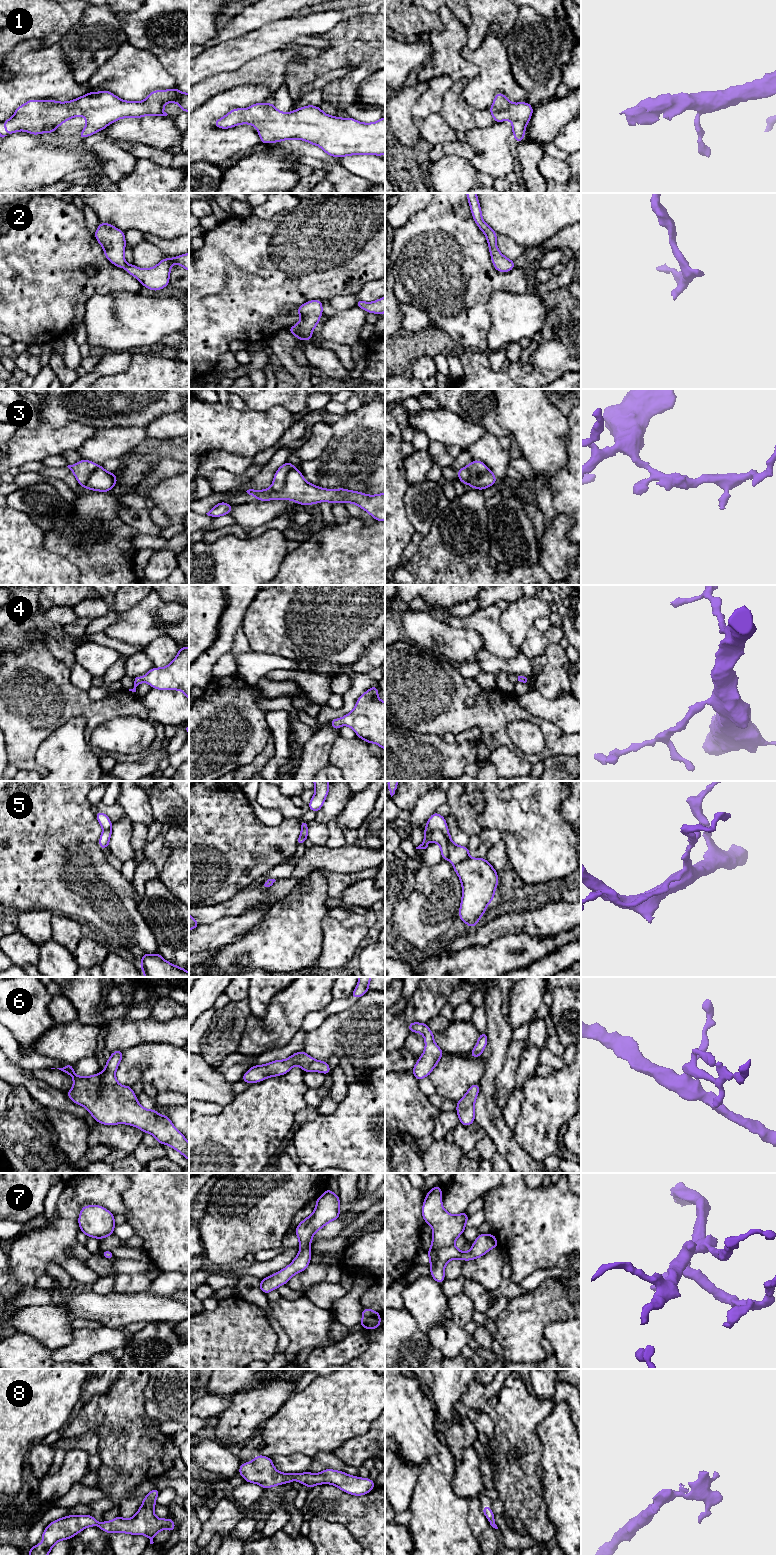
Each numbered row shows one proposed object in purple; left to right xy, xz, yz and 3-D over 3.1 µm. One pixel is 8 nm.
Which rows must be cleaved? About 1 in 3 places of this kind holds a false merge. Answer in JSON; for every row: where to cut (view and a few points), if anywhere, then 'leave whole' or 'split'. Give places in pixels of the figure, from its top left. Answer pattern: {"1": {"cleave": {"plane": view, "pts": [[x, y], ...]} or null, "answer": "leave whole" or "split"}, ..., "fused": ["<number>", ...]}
{"1": {"cleave": null, "answer": "leave whole"}, "2": {"cleave": null, "answer": "leave whole"}, "3": {"cleave": {"plane": "xz", "pts": [[295, 468], [288, 473], [285, 485], [280, 490], [268, 489]]}, "answer": "split"}, "4": {"cleave": null, "answer": "leave whole"}, "5": {"cleave": {"plane": "yz", "pts": [[435, 828], [438, 828], [445, 836], [448, 858]]}, "answer": "split"}, "6": {"cleave": null, "answer": "leave whole"}, "7": {"cleave": null, "answer": "leave whole"}, "8": {"cleave": null, "answer": "leave whole"}, "fused": ["3", "5"]}

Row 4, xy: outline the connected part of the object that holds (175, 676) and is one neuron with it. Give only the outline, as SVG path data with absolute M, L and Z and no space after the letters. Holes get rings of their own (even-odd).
M179 647L179 653L172 662L164 668L153 667L145 676L138 676L134 681L134 688L129 691L136 692L136 687L142 682L148 683L152 688L158 690L180 690L189 701L189 648Z

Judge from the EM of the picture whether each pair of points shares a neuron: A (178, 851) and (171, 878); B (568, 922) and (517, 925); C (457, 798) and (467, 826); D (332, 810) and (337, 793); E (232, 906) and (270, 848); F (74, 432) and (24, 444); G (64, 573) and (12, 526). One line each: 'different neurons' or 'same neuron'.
A: same neuron
B: same neuron
C: same neuron
D: same neuron
E: different neurons
F: same neuron
G: same neuron

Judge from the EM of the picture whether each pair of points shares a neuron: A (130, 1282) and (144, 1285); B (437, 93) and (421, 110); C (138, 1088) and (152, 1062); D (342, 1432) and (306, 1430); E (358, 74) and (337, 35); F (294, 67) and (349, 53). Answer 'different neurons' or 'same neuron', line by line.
A: same neuron
B: same neuron
C: different neurons
D: same neuron
E: same neuron
F: same neuron

